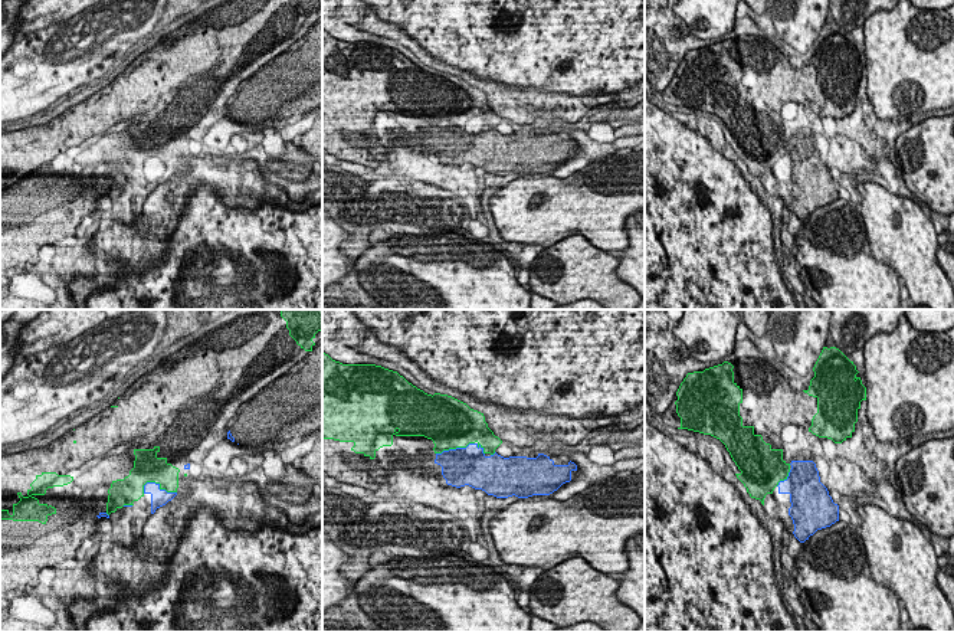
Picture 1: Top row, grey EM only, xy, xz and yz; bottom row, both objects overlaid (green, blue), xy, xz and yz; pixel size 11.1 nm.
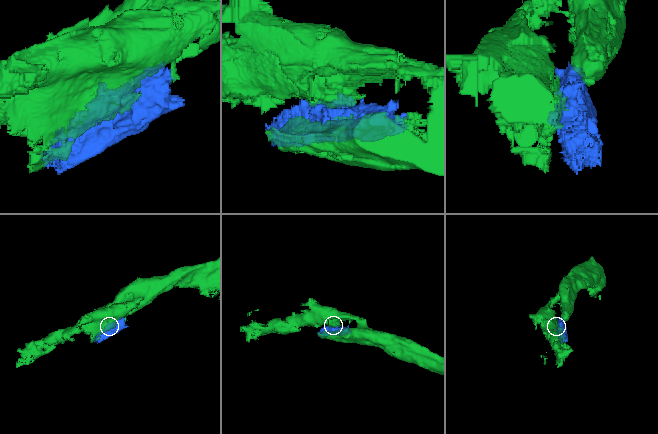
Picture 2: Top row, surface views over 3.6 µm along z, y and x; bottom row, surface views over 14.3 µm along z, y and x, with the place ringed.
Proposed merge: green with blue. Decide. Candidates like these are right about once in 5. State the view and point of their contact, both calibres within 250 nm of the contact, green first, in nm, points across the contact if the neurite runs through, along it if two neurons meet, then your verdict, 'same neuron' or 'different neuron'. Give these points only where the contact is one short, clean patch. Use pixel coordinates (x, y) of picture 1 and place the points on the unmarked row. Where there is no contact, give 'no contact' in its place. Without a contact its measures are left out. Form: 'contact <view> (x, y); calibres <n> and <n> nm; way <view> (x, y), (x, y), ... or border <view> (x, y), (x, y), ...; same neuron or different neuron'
contact xy (160, 164); calibres 320 and 190 nm; different neuron

